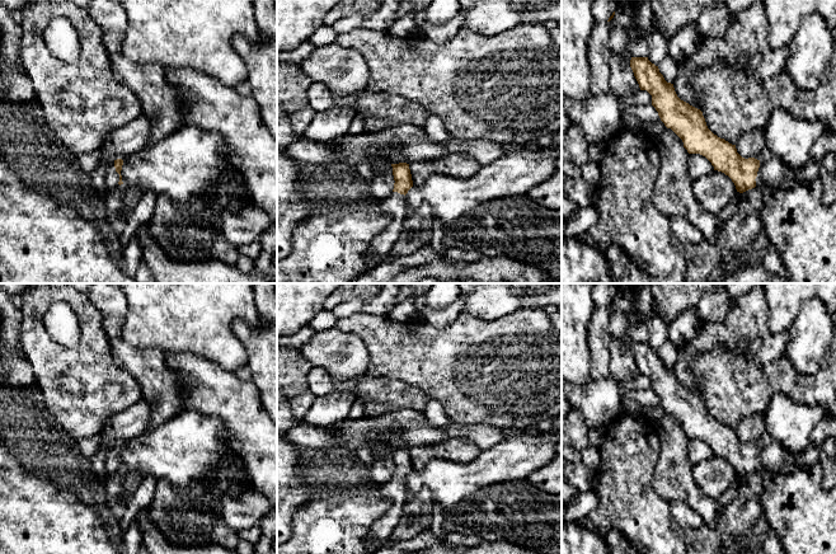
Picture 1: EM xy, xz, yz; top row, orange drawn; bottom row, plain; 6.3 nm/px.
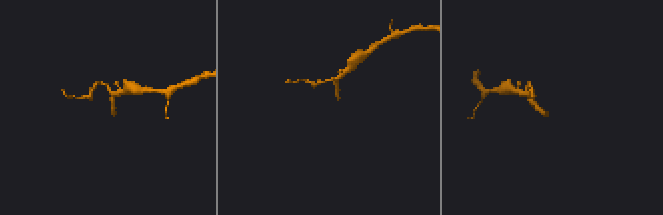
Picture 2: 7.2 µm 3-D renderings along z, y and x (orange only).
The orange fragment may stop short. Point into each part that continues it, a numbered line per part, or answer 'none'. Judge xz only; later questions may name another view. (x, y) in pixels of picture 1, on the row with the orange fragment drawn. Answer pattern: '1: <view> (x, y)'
1: xz (381, 245)

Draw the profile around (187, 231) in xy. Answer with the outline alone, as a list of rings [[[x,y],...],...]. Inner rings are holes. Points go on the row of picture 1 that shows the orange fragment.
[[[222,191],[188,202],[172,202],[165,196],[158,196],[149,230],[174,260],[212,258],[235,266],[240,257],[238,247],[229,243],[221,231],[221,217],[225,213]]]

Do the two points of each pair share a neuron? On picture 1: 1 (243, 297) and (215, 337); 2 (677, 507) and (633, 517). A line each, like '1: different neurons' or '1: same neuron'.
1: same neuron
2: different neurons

